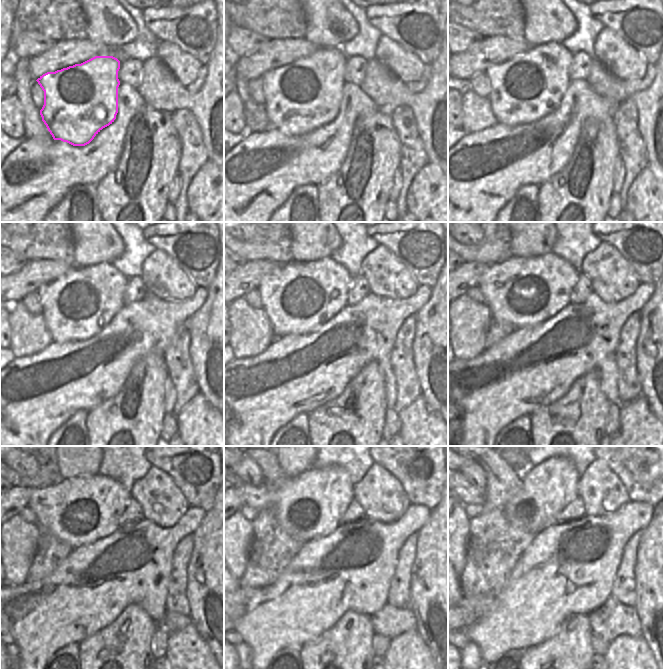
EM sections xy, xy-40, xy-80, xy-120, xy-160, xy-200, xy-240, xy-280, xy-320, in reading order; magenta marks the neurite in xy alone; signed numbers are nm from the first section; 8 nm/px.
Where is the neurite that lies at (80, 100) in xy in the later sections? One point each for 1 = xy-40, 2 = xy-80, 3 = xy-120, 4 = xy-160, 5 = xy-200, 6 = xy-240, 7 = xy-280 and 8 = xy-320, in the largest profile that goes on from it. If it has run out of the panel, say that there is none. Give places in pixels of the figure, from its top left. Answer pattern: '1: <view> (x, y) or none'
1: xy-40 (302, 96)
2: xy-80 (529, 86)
3: xy-120 (76, 306)
4: xy-160 (299, 297)
5: xy-200 (521, 292)
6: xy-240 (81, 510)
7: xy-280 (310, 505)
8: xy-320 (547, 488)

